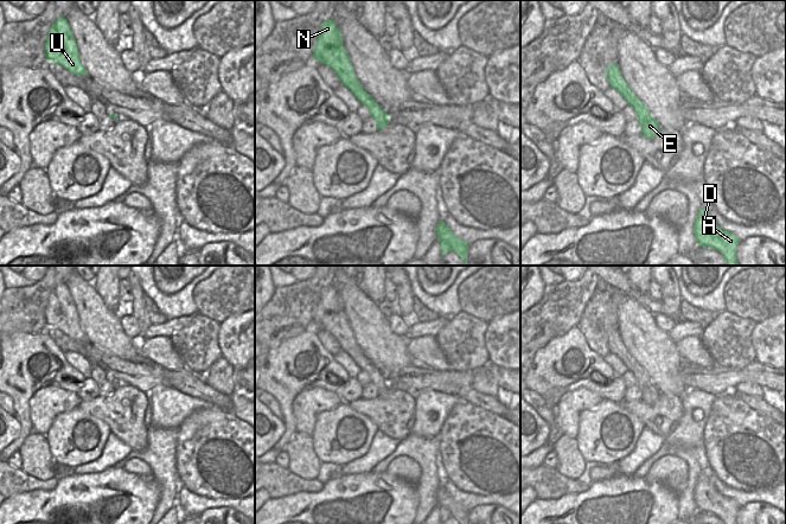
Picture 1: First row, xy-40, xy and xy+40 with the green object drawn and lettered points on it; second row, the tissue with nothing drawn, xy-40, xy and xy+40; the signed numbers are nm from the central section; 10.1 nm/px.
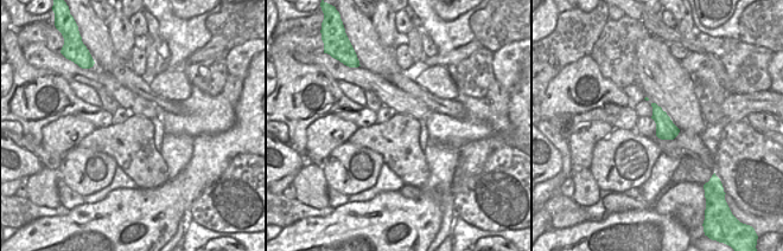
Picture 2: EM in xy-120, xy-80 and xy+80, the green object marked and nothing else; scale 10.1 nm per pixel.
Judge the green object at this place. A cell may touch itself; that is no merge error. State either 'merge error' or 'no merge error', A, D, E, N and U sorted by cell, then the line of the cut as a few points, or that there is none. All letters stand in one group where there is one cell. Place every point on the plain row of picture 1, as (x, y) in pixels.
no merge error; A D E N U; no cut

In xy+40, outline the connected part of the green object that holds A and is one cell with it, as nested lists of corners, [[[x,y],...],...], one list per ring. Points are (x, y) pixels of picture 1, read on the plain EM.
[[[702,474],[698,477],[694,500],[698,511],[712,513],[724,524],[736,524],[736,515],[741,506],[736,500],[722,496],[708,477]]]

